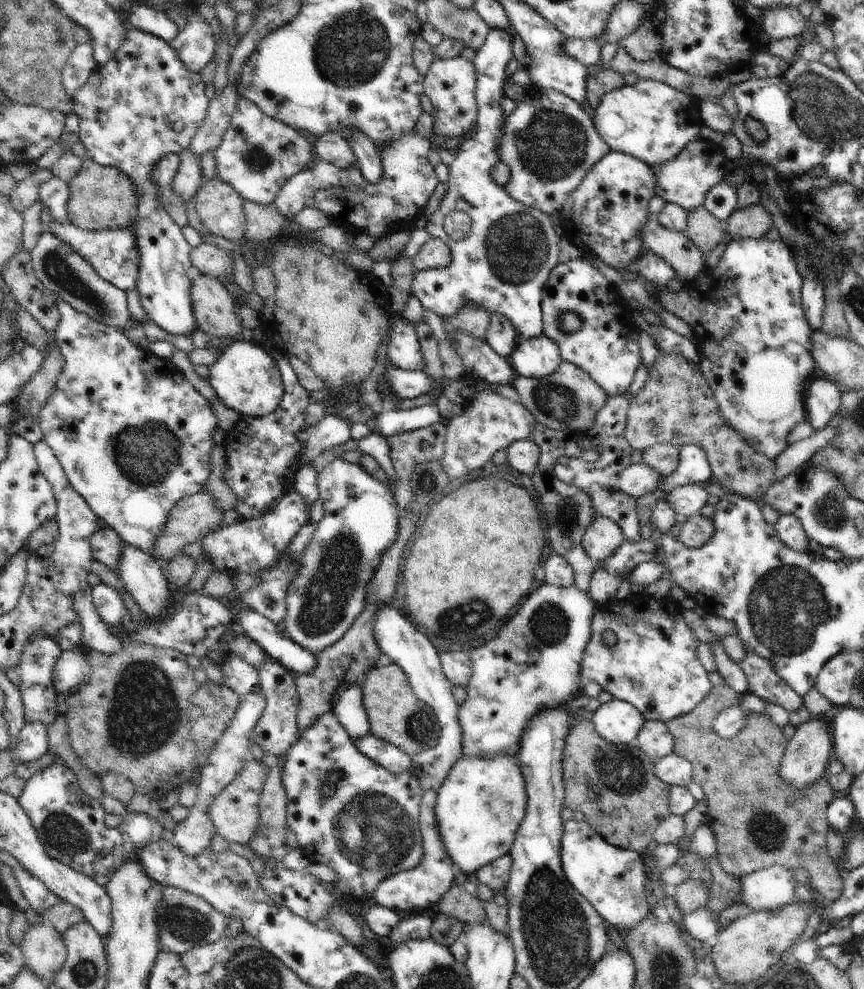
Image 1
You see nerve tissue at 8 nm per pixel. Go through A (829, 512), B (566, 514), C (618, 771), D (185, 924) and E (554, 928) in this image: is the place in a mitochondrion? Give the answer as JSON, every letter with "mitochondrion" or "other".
{"A":"mitochondrion","B":"mitochondrion","C":"mitochondrion","D":"mitochondrion","E":"mitochondrion"}

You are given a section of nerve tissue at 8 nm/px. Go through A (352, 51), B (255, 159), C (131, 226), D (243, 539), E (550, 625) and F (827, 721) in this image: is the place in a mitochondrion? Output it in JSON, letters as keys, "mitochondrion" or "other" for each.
{"A":"mitochondrion","B":"mitochondrion","C":"other","D":"other","E":"mitochondrion","F":"other"}

